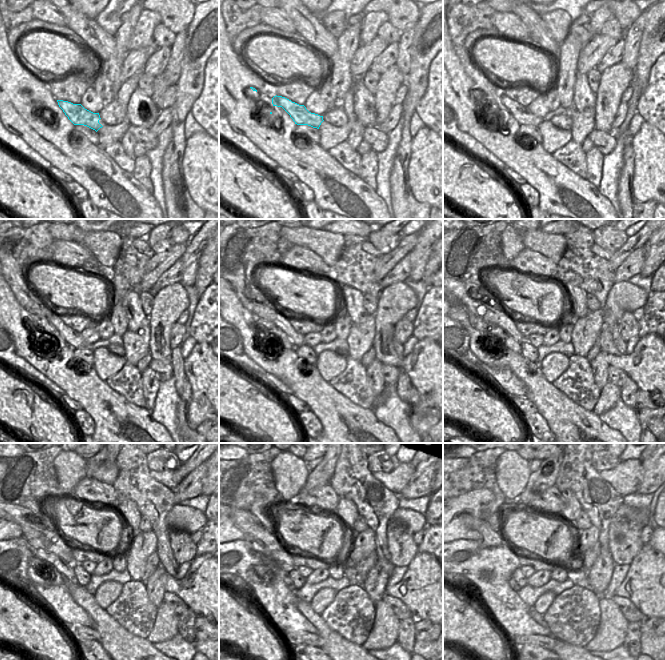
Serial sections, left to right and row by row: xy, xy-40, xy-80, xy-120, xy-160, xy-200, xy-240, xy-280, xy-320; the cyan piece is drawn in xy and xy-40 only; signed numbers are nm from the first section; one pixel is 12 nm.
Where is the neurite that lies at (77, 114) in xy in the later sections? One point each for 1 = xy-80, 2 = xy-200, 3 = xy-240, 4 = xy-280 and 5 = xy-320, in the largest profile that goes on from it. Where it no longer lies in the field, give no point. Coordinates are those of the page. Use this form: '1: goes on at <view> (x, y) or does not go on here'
1: goes on at xy-80 (521, 113)
2: goes on at xy-200 (475, 297)
3: goes on at xy-240 (37, 529)
4: goes on at xy-280 (262, 530)
5: goes on at xy-320 (490, 538)

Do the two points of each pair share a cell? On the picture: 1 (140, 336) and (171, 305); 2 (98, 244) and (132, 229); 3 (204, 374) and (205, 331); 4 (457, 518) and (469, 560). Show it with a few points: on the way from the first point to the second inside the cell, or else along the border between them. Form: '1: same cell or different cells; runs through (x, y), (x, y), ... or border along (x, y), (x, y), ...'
1: different cells; border along (147, 317), (149, 319), (149, 351)
2: different cells; border along (108, 231), (113, 231), (119, 235)
3: different cells; border along (197, 341), (208, 345)
4: different cells; border along (453, 540), (478, 540), (480, 542)

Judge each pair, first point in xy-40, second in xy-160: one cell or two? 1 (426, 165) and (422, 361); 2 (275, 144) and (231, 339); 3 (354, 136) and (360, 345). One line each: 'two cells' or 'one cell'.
1: one cell
2: two cells
3: one cell

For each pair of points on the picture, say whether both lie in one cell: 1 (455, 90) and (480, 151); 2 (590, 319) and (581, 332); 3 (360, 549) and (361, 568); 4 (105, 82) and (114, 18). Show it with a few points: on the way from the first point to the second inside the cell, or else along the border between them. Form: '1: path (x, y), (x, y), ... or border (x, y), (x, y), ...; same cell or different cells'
1: border (456, 125), (459, 129), (477, 139), (493, 154); different cells
2: path (590, 322), (584, 329); same cell
3: border (374, 550), (354, 567); different cells
4: border (123, 22), (113, 35); different cells

